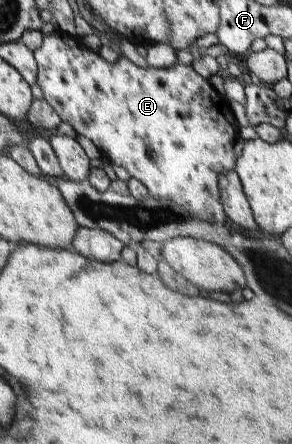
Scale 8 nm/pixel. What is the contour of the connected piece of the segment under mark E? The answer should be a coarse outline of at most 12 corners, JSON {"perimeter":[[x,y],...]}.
{"perimeter":[[46,30],[43,97],[149,195],[226,224],[230,100]]}

